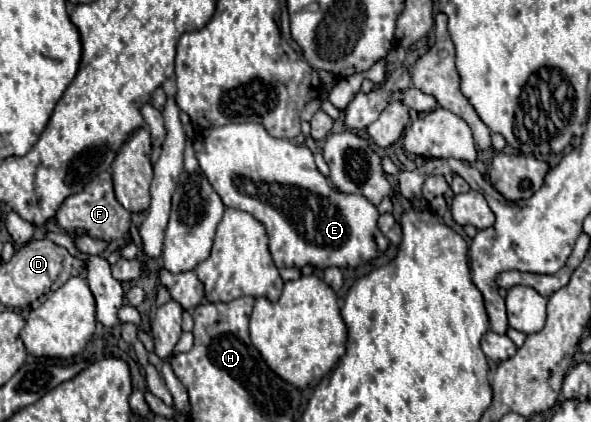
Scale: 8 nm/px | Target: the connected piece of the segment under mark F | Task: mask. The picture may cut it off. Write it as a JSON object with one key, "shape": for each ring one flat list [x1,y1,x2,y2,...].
{"shape":[[101,172,95,180,91,180,91,184,87,184,87,188,83,188,79,194,69,196,55,212,53,220,57,222,59,228,63,228,69,234,75,232,85,232,95,240,117,240,123,238,129,232,131,226,131,212,127,212,115,198,113,194,113,182,111,182,111,174,109,172]]}

